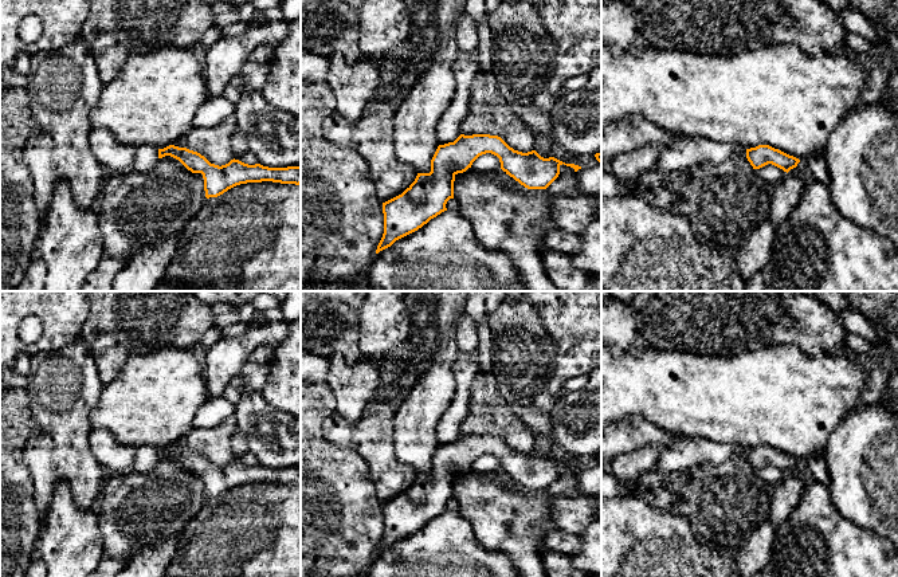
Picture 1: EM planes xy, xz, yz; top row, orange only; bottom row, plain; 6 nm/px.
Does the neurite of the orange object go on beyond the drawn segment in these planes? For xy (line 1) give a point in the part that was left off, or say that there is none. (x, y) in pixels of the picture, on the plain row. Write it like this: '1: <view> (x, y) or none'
1: none

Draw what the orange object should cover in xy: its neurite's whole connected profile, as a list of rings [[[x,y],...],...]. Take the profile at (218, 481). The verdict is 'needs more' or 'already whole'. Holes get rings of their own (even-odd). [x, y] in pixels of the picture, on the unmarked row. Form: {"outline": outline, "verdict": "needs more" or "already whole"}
{"outline": [[[174,445],[158,450],[158,459],[165,456],[179,460],[192,474],[203,475],[207,499],[217,498],[228,490],[247,483],[301,484],[301,467],[268,468],[260,464],[248,466],[235,459],[219,467],[197,452]]], "verdict": "already whole"}

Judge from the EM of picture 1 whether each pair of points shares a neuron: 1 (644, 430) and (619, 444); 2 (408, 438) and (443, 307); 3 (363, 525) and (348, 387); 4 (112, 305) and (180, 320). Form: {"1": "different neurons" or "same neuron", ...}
{"1": "same neuron", "2": "same neuron", "3": "different neurons", "4": "same neuron"}

